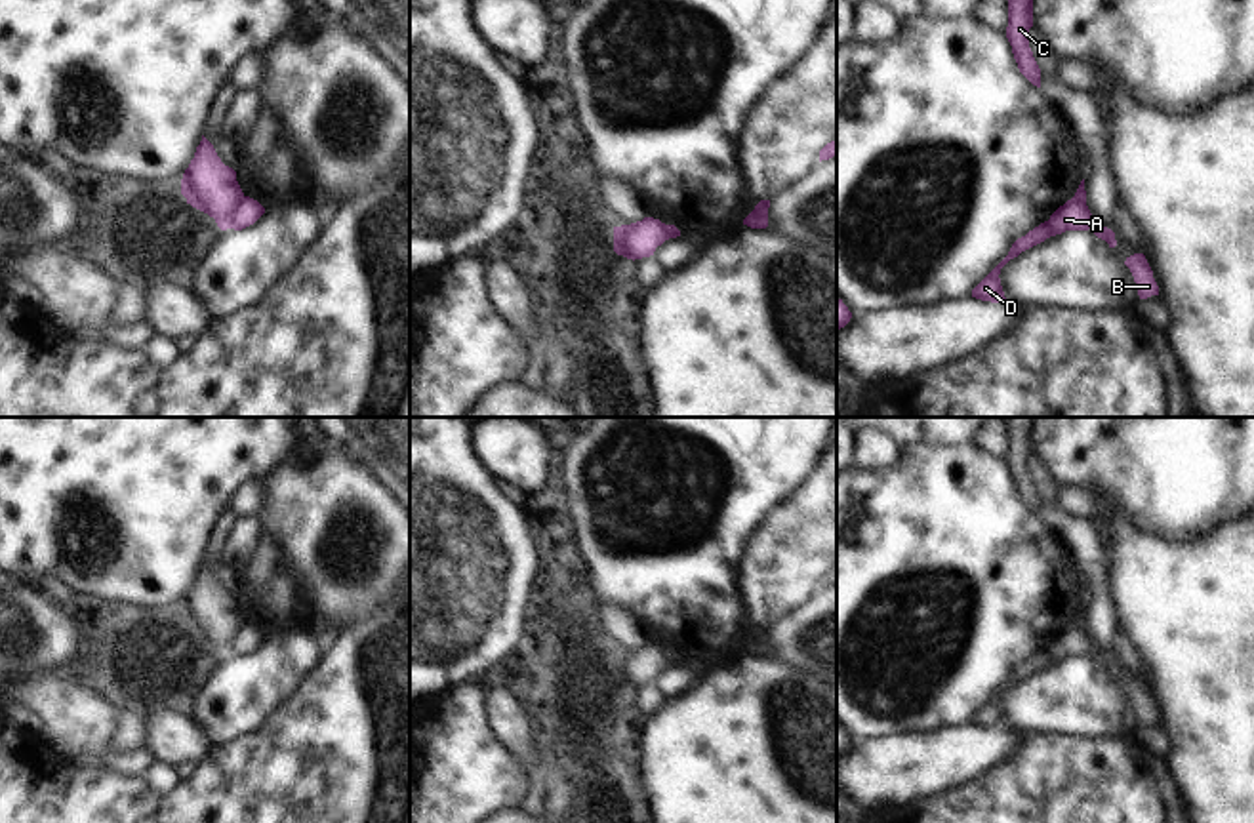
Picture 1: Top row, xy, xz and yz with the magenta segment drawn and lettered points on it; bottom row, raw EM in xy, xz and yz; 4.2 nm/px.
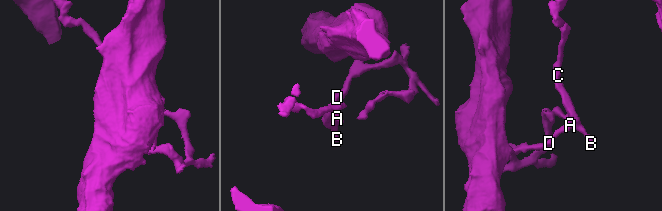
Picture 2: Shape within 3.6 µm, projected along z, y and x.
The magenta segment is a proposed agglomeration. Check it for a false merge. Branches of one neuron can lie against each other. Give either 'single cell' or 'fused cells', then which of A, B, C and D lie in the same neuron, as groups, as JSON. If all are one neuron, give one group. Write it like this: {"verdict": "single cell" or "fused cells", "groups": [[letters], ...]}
{"verdict": "fused cells", "groups": [["A", "D"], ["B", "C"]]}

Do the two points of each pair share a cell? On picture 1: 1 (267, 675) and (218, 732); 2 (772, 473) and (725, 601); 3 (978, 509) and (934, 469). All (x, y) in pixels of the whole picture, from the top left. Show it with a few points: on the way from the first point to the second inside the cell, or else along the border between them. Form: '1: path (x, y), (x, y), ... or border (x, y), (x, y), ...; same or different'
1: path (254, 688), (223, 719); same
2: path (740, 505), (723, 522), (723, 568); same
3: path (967, 501), (946, 481); same

